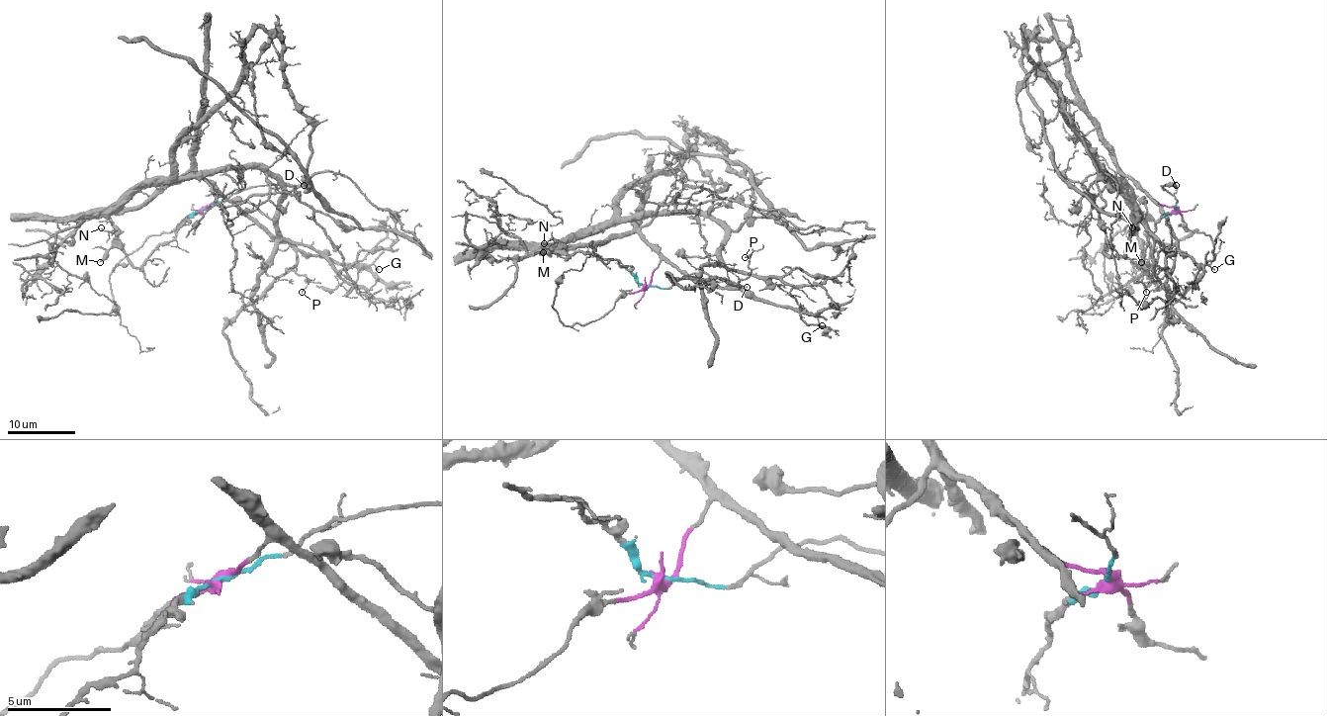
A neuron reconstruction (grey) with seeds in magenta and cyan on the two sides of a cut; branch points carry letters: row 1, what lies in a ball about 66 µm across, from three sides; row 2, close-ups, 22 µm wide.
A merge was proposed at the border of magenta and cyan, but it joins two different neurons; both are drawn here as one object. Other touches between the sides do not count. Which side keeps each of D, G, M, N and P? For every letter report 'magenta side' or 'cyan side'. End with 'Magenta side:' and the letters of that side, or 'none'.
D: cyan side
G: magenta side
M: cyan side
N: cyan side
P: magenta side
Magenta side: G, P

